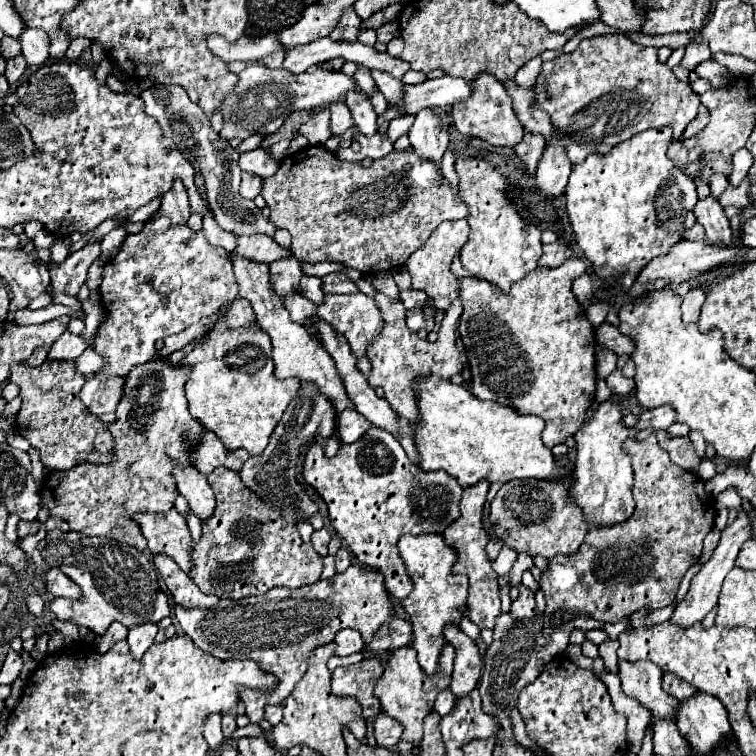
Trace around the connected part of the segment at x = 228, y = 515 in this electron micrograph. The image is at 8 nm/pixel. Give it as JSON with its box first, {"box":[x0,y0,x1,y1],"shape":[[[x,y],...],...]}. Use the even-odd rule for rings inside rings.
{"box":[189,467,323,601],"shape":[[[217,467],[213,473],[207,475],[207,481],[215,491],[217,507],[213,517],[209,517],[203,523],[203,537],[193,547],[193,569],[189,573],[189,577],[197,583],[197,587],[203,593],[215,595],[219,599],[227,597],[227,599],[239,601],[243,597],[263,595],[273,587],[303,587],[319,579],[323,569],[323,561],[319,553],[315,553],[311,545],[305,545],[301,541],[293,521],[283,519],[279,511],[265,507],[265,503],[253,491],[245,489],[239,479],[239,473],[229,471],[225,467]]]}

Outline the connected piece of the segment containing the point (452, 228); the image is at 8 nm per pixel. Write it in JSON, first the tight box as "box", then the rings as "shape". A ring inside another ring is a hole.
{"box":[405,219,469,311],"shape":[[[467,219],[445,221],[431,233],[431,237],[405,263],[411,273],[411,279],[413,279],[413,289],[423,289],[433,299],[433,305],[441,311],[447,311],[451,301],[455,301],[455,297],[459,295],[459,283],[457,283],[457,277],[451,273],[449,265],[451,265],[453,255],[459,253],[461,247],[465,245],[467,233],[469,233]],[[453,293],[455,293],[455,297],[451,297]]]}

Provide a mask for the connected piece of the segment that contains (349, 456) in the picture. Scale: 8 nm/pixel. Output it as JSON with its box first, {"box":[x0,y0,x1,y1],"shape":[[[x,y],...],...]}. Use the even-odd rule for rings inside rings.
{"box":[303,427,463,601],"shape":[[[371,427],[361,441],[341,445],[331,459],[325,457],[321,445],[311,445],[303,463],[303,477],[327,503],[329,519],[345,547],[359,563],[383,571],[387,591],[399,601],[409,597],[413,589],[407,567],[399,557],[399,537],[407,533],[441,535],[447,525],[459,519],[463,487],[443,471],[427,473],[415,467],[401,443],[379,427]]]}

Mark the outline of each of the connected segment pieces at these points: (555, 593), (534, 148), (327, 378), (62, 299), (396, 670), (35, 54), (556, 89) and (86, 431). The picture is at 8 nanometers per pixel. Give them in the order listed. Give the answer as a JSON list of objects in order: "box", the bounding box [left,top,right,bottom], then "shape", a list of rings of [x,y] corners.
[{"box":[541,435,715,623],"shape":[[[651,435],[647,441],[637,441],[629,437],[623,443],[625,451],[631,453],[633,461],[633,499],[637,503],[635,513],[619,525],[611,527],[591,527],[587,533],[583,545],[573,555],[557,555],[549,559],[547,569],[541,573],[541,591],[545,593],[547,607],[545,611],[555,617],[569,615],[589,615],[597,621],[615,623],[621,617],[629,617],[639,609],[661,609],[675,601],[675,593],[679,587],[681,577],[685,571],[699,561],[703,539],[713,527],[715,519],[715,501],[709,493],[703,489],[703,479],[695,473],[683,471],[681,467],[673,465],[669,459],[669,453],[659,449],[655,435]]]},{"box":[515,131,543,175],"shape":[[[525,131],[525,137],[519,145],[515,145],[515,155],[521,159],[521,163],[525,165],[527,175],[535,175],[535,169],[539,165],[539,157],[543,155],[543,135],[531,135],[529,131]]]},{"box":[231,257,355,417],"shape":[[[231,257],[231,263],[233,263],[235,279],[239,285],[239,297],[251,301],[259,327],[271,337],[277,379],[297,377],[299,381],[315,383],[319,393],[331,401],[337,417],[339,417],[339,413],[343,413],[343,409],[355,409],[355,405],[351,405],[351,399],[347,397],[347,393],[343,389],[343,381],[341,381],[339,373],[333,369],[333,361],[331,361],[329,353],[325,353],[323,345],[313,335],[309,335],[307,329],[303,329],[303,325],[297,325],[295,321],[289,319],[289,311],[283,307],[281,297],[273,291],[271,283],[269,283],[269,267],[265,263],[253,263],[253,261],[247,261],[241,257]]]},{"box":[46,283,81,310],"shape":[[[50,283],[47,286],[46,291],[52,295],[54,304],[63,304],[75,310],[78,310],[81,308],[81,303],[78,301],[76,297],[69,296],[63,293],[60,293],[60,294],[53,293],[53,289]]]},{"box":[375,645,455,749],"shape":[[[451,645],[443,647],[443,653],[439,657],[439,671],[431,677],[427,677],[417,663],[417,653],[415,649],[397,649],[393,651],[391,659],[385,663],[385,671],[381,679],[375,685],[375,697],[381,701],[381,709],[385,715],[397,719],[403,725],[403,735],[401,741],[409,741],[415,749],[421,745],[423,737],[423,719],[433,711],[433,703],[437,695],[451,685],[451,673],[453,673],[453,657],[455,651]]]},{"box":[21,29,49,67],"shape":[[[27,29],[21,37],[23,57],[29,67],[39,67],[49,59],[49,37],[41,29]]]},{"box":[533,33,699,165],"shape":[[[623,33],[583,39],[573,53],[563,53],[553,61],[543,63],[541,73],[533,85],[533,93],[533,107],[549,113],[551,125],[557,129],[557,133],[563,135],[563,149],[573,165],[583,163],[589,153],[605,155],[615,145],[653,127],[669,125],[673,129],[673,141],[679,141],[685,127],[697,117],[699,107],[699,95],[687,81],[679,81],[673,71],[665,67],[665,63],[657,61],[655,47],[633,43]]]},{"box":[11,361,113,471],"shape":[[[45,361],[39,367],[11,365],[11,381],[21,387],[21,409],[17,413],[17,433],[23,435],[31,447],[39,449],[41,463],[47,469],[65,471],[79,461],[109,461],[113,437],[105,423],[91,415],[79,399],[79,389],[85,379],[75,369],[73,361]]]}]

